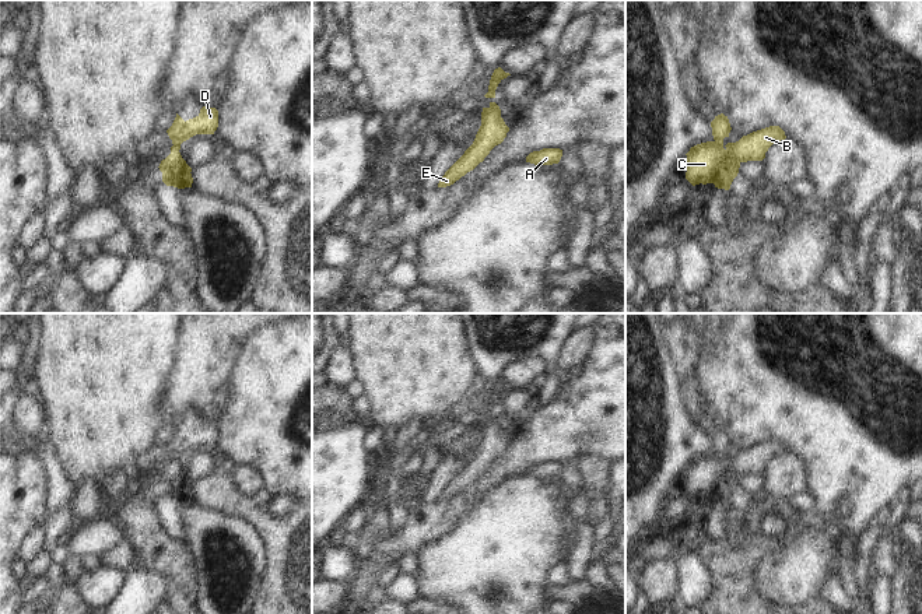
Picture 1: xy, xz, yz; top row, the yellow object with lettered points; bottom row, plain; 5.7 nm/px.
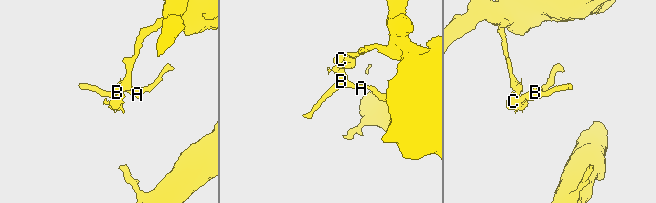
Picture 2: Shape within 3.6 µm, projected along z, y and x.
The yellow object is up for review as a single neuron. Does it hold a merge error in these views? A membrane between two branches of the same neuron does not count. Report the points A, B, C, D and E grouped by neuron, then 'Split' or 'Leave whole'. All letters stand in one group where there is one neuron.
Groups: A B C E / D. Split

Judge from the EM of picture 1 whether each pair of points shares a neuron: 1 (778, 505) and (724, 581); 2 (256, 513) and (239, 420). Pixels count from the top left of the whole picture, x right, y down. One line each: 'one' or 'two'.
1: one
2: two

